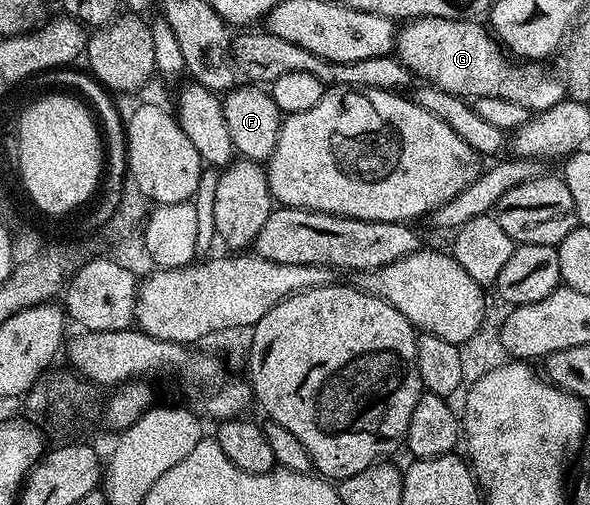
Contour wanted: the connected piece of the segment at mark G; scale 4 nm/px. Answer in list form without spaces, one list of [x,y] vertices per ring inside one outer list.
[[[420,17],[411,19],[396,35],[396,57],[403,63],[411,76],[424,79],[429,86],[461,97],[504,97],[504,101],[516,101],[532,113],[552,109],[552,105],[567,98],[565,78],[545,75],[538,65],[519,65],[508,58],[501,43],[481,22],[473,19],[445,19],[444,17]]]

